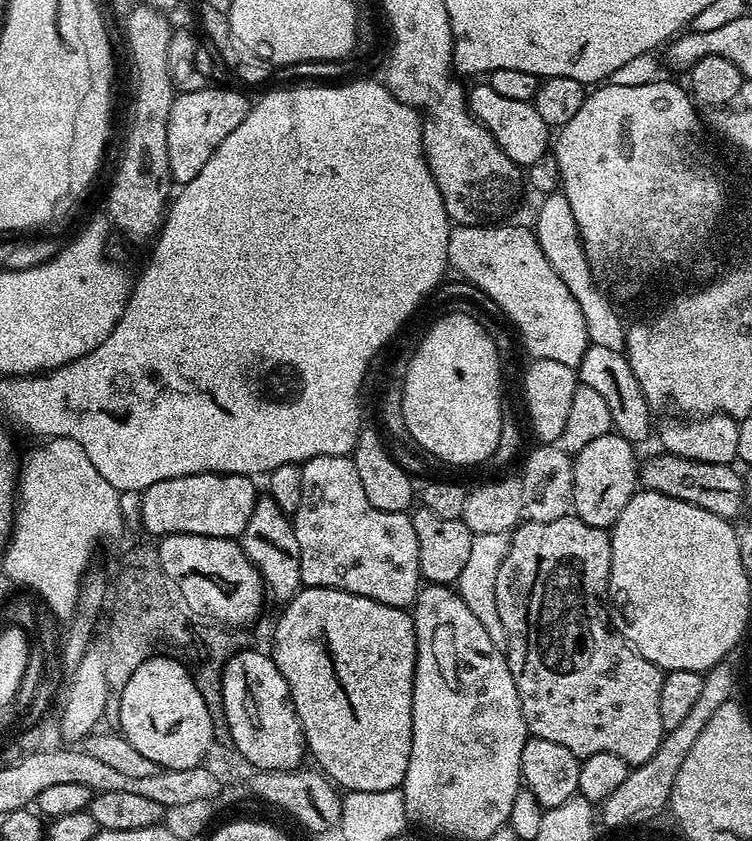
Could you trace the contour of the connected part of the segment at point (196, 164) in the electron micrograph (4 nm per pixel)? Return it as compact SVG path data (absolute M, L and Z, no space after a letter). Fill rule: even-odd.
M212 88L179 93L170 106L170 118L166 122L166 154L170 158L170 174L177 185L190 182L206 166L210 154L222 146L227 138L246 118L250 100L232 88Z

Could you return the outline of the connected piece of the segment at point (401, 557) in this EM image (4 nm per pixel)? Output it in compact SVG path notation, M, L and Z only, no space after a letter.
M351 455L315 456L304 461L302 465L302 498L294 515L294 527L297 534L298 550L301 552L301 585L310 588L340 588L350 594L358 594L362 598L370 598L374 602L382 602L386 606L411 609L416 603L416 595L422 587L420 563L418 562L418 534L414 534L412 518L408 512L383 512L370 506L366 494L362 491L362 482L358 478L358 466L354 466Z

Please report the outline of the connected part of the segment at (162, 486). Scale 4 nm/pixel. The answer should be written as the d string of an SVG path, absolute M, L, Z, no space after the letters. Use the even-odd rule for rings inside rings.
M203 472L154 482L139 493L140 520L155 538L174 534L198 534L210 538L240 538L246 530L250 514L255 510L258 492L253 477Z

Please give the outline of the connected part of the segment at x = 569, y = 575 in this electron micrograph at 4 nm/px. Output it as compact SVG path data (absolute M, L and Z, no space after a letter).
M574 514L566 515L552 522L538 522L528 520L521 523L511 533L508 541L508 553L502 558L502 566L498 566L498 578L494 582L494 588L538 588L536 590L536 606L532 606L530 614L524 612L526 620L526 634L524 638L508 638L506 655L510 674L514 678L514 686L518 690L518 702L522 706L522 718L526 722L529 733L532 736L542 738L546 742L558 742L558 746L566 746L578 758L590 754L618 754L630 766L644 764L658 750L658 746L665 738L665 730L662 726L662 717L658 710L658 697L662 694L662 682L664 672L654 662L642 658L635 648L624 639L619 631L616 632L608 625L608 612L600 601L600 592L608 592L608 579L610 578L610 566L612 565L612 537L603 528L595 528L586 522L582 522Z

